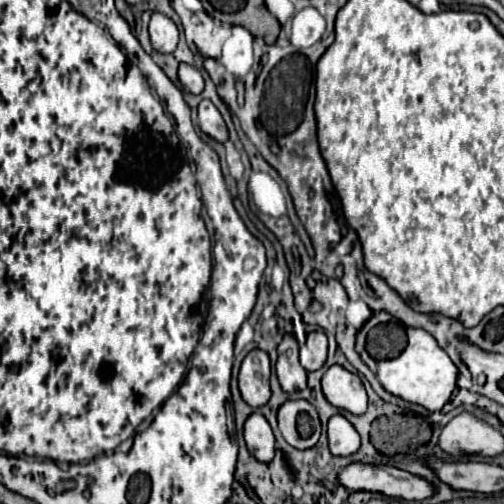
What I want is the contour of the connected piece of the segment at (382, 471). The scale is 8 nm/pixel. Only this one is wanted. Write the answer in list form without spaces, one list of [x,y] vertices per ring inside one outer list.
[[[350,463],[338,475],[340,483],[350,491],[380,491],[388,497],[406,501],[422,501],[436,493],[436,487],[424,477],[390,465],[366,465]]]

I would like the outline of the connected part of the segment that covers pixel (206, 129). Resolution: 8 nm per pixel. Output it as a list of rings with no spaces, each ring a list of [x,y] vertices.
[[[204,99],[198,105],[198,127],[200,127],[202,133],[210,135],[212,139],[216,139],[220,143],[226,143],[228,141],[226,123],[224,123],[220,111],[214,107],[214,103],[208,101],[208,99]]]

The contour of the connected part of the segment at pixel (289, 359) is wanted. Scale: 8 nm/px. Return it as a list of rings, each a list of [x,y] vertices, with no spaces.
[[[284,335],[282,343],[278,345],[276,375],[282,391],[286,393],[306,389],[306,371],[298,361],[298,343],[294,335]]]

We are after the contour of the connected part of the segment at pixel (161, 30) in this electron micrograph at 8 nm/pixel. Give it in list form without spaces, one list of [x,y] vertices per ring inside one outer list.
[[[154,13],[150,19],[150,39],[158,53],[174,53],[178,45],[178,27],[162,13]]]

